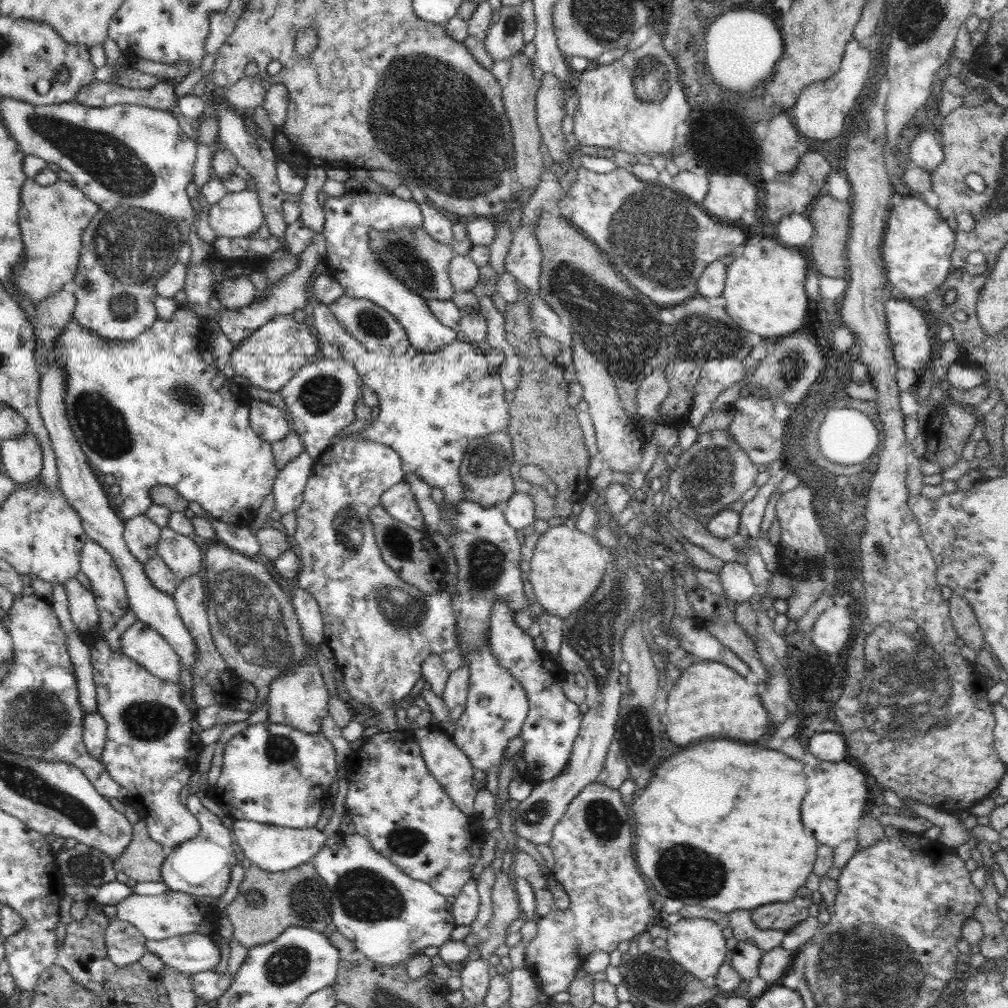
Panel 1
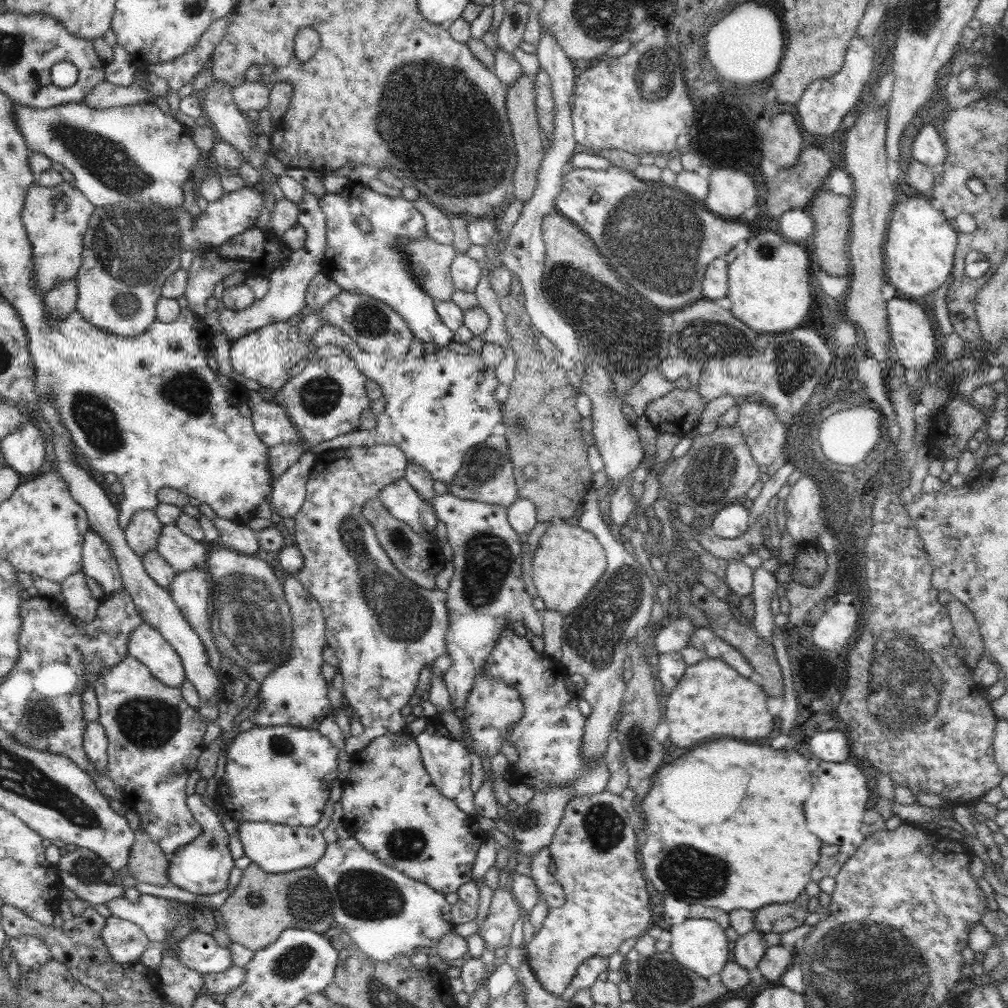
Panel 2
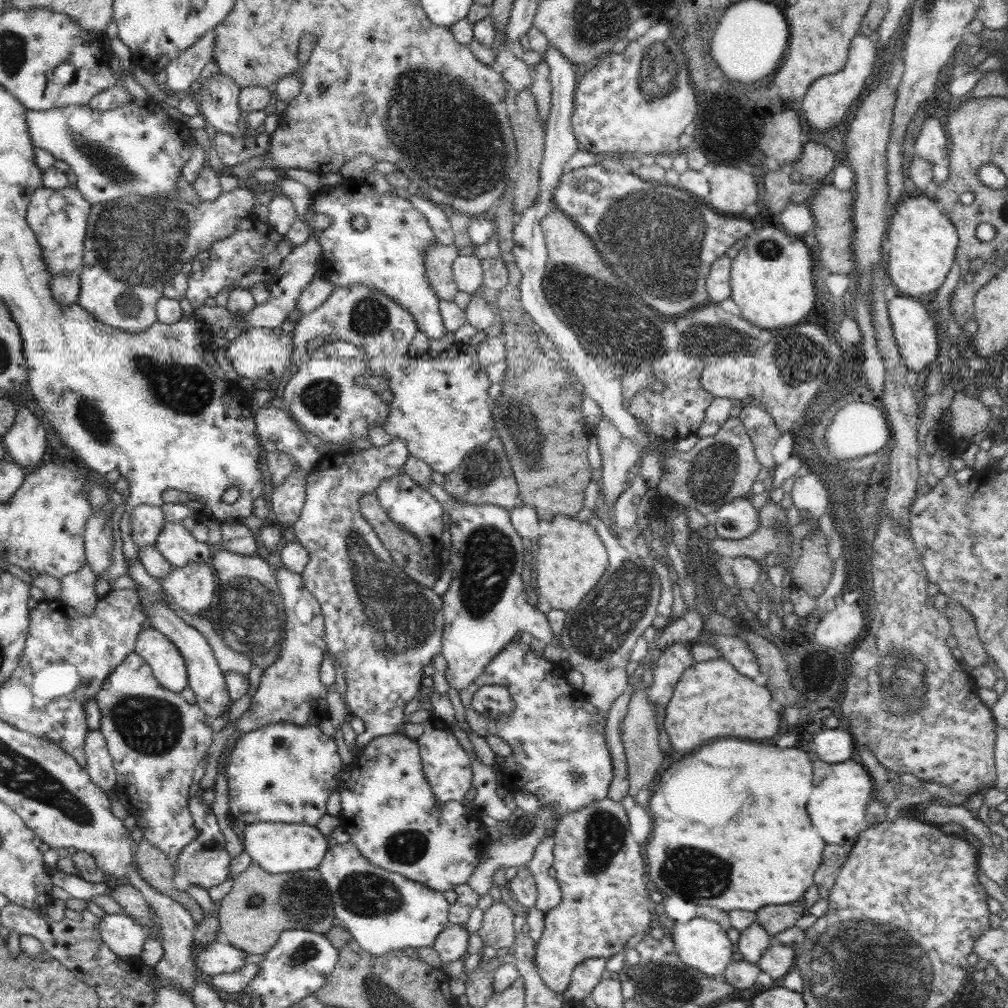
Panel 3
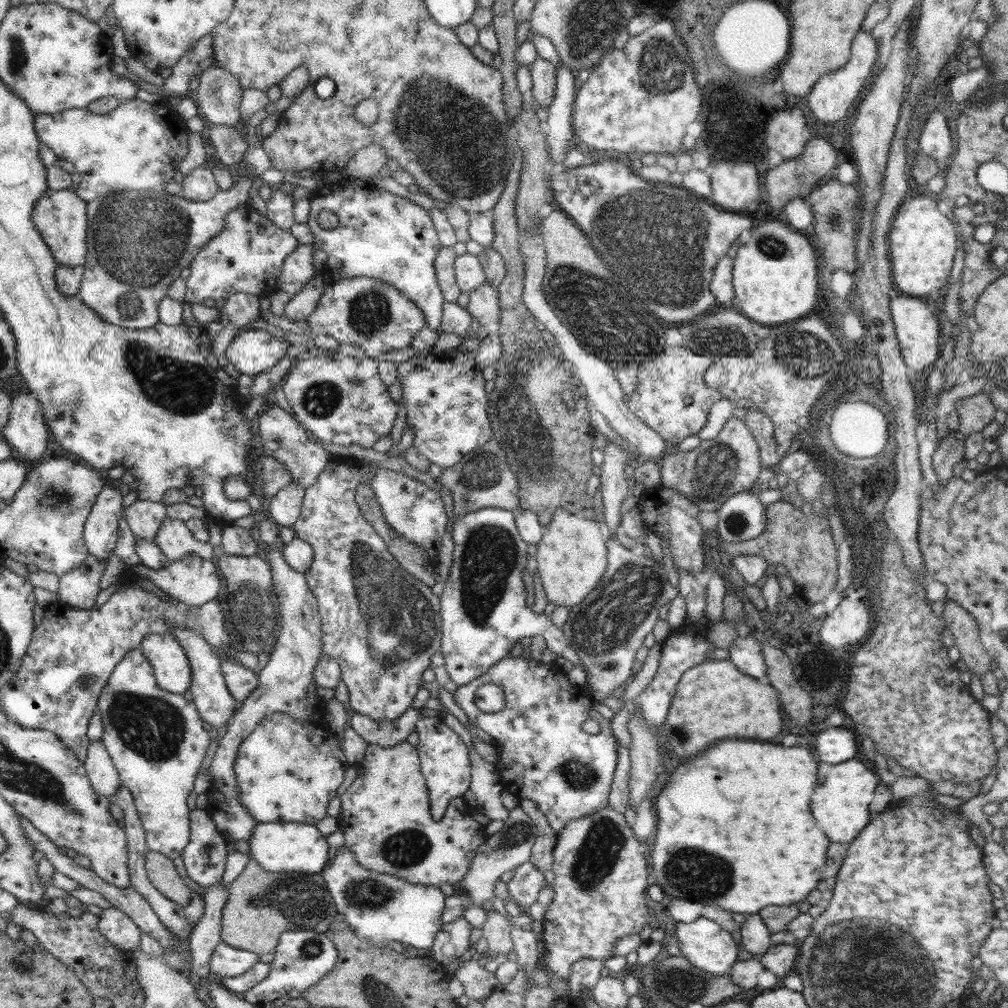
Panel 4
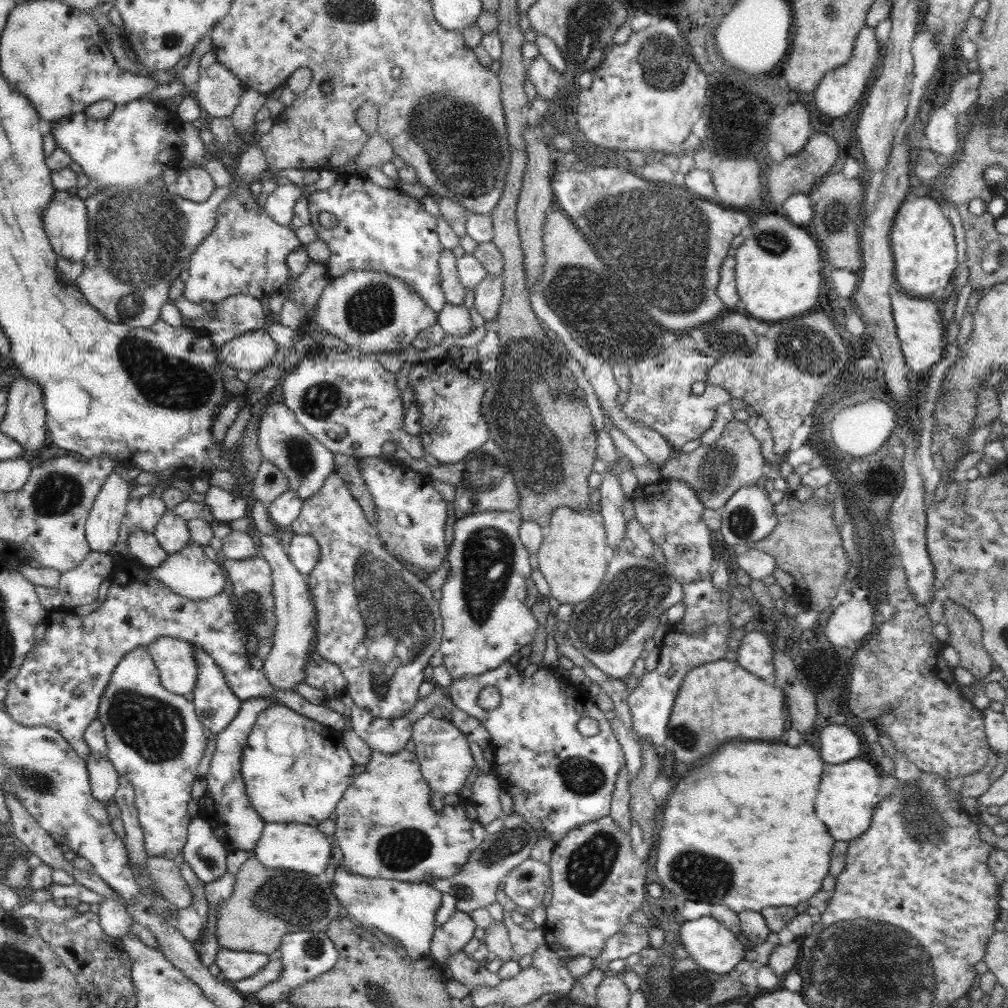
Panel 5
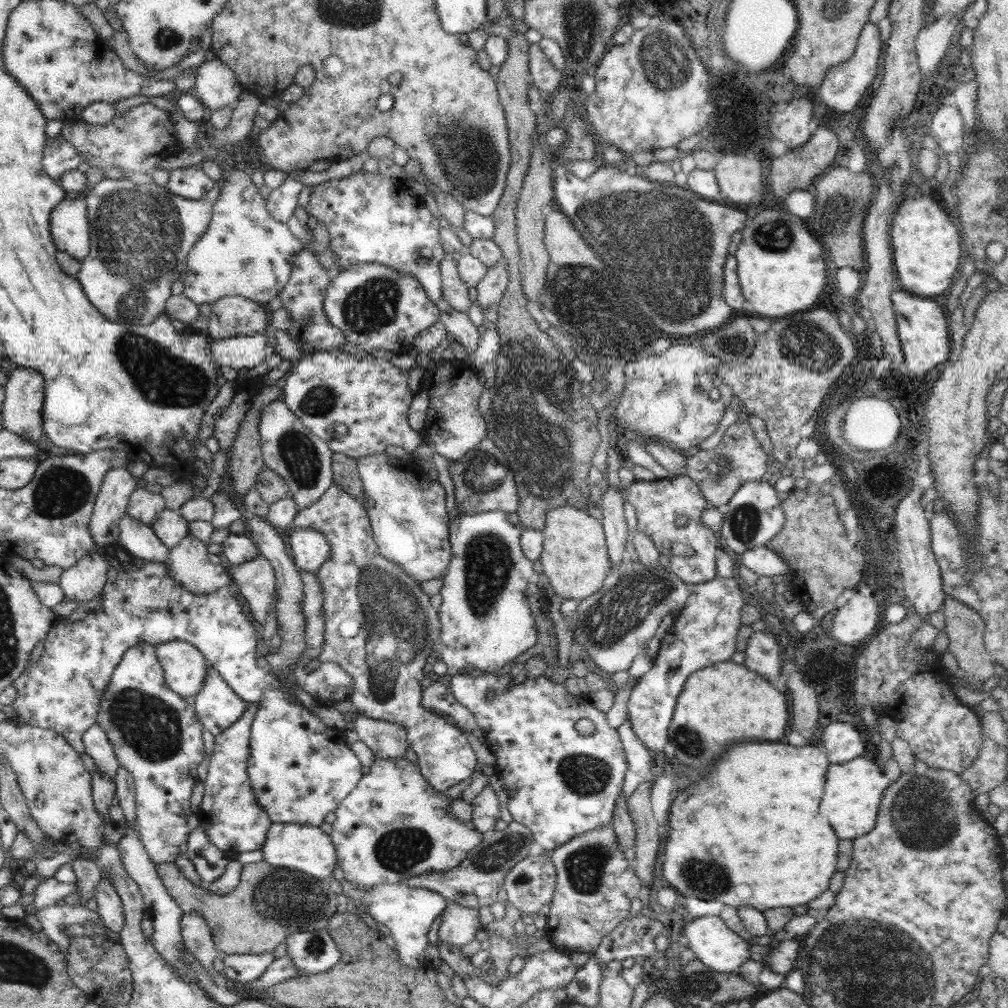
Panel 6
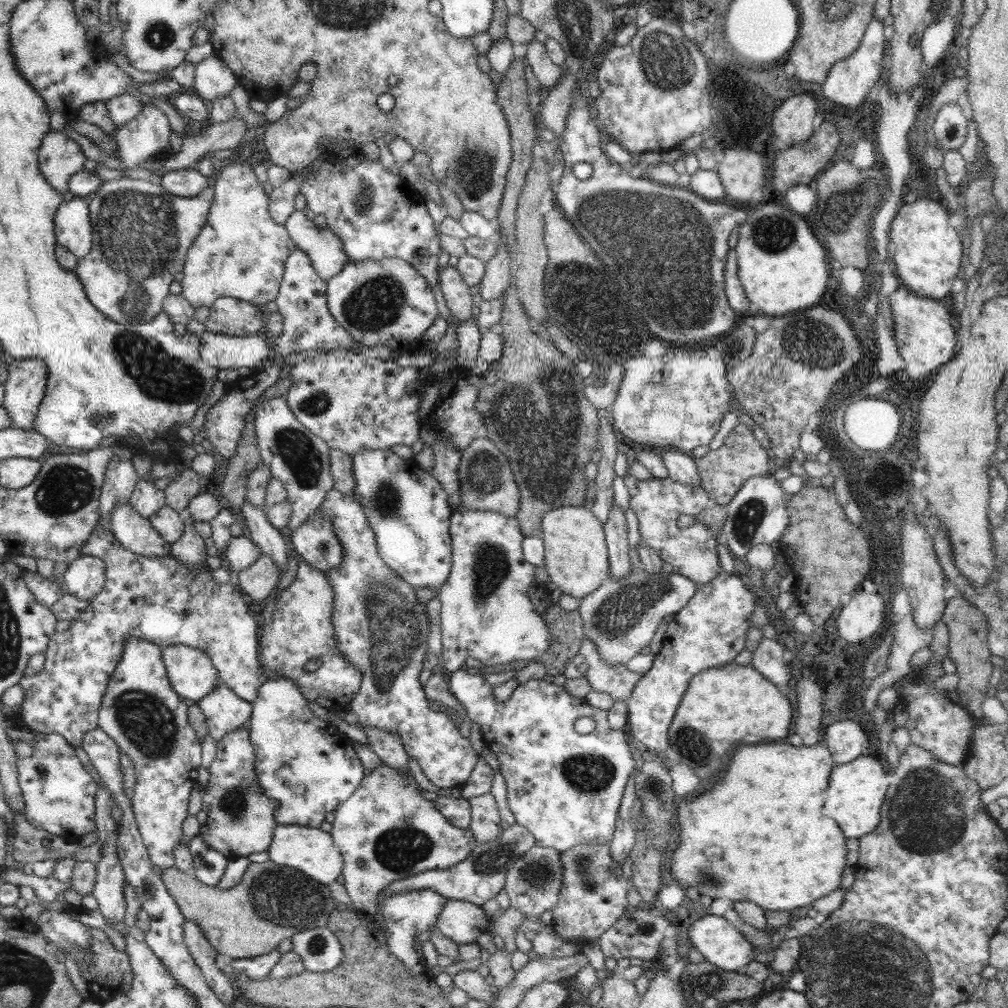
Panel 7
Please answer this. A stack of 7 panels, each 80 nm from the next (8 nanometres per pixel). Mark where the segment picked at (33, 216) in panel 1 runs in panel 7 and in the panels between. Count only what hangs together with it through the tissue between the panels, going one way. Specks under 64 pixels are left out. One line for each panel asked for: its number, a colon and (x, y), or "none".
2: (56, 218)
3: (59, 218)
4: (60, 216)
5: (65, 221)
6: (69, 227)
7: (73, 230)

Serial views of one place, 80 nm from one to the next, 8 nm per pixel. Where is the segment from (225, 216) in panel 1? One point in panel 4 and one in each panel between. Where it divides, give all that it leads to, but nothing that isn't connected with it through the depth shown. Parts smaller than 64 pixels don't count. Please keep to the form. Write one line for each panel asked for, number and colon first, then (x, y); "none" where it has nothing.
2: (129, 250)
3: (156, 235)
4: (124, 279)

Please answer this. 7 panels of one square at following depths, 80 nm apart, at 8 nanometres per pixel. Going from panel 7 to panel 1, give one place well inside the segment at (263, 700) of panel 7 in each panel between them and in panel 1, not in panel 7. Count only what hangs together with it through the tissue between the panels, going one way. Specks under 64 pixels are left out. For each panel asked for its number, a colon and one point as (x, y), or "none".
1: (272, 773)
2: (278, 774)
3: (282, 773)
4: (288, 770)
5: (295, 770)
6: (300, 769)

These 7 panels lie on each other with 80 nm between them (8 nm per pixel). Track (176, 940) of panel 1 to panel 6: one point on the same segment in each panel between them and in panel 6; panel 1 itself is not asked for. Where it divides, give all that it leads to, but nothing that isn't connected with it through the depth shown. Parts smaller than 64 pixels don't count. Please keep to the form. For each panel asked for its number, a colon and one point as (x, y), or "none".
2: (200, 951)
3: (219, 957)
4: (226, 961)
5: (234, 965)
6: (238, 968)

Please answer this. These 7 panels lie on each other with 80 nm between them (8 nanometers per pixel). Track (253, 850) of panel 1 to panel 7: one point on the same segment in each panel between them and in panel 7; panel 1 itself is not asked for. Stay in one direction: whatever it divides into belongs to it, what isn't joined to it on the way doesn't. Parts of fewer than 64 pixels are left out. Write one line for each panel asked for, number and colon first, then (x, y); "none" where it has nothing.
2: (276, 848)
3: (278, 848)
4: (276, 847)
5: (295, 846)
6: (308, 849)
7: (312, 851)

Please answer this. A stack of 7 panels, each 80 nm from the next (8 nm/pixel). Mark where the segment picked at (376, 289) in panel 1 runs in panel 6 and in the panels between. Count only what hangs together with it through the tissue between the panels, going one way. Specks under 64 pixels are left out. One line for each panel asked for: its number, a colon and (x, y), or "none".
2: (371, 263)
3: (389, 255)
4: (390, 238)
5: (378, 229)
6: (369, 217)

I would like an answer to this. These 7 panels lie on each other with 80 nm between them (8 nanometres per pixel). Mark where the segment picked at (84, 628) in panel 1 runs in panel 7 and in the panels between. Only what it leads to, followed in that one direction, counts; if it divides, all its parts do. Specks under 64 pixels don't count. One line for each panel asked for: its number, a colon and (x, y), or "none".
2: (81, 604)
3: (78, 590)
4: (79, 588)
5: (79, 586)
6: (84, 581)
7: (85, 578)

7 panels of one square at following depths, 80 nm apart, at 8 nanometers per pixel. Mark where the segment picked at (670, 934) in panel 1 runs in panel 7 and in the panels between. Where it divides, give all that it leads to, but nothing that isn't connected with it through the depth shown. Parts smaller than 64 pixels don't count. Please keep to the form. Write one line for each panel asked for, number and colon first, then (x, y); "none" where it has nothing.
2: (699, 944)
3: (700, 943)
4: (704, 943)
5: (713, 946)
6: (714, 943)
7: (721, 944)

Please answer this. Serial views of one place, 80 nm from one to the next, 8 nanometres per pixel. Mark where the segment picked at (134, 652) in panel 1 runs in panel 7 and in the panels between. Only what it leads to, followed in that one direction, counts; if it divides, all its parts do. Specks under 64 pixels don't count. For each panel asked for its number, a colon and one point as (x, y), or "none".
2: (145, 644)
3: (167, 665)
4: (172, 672)
5: (175, 659)
6: (185, 668)
7: (191, 674)

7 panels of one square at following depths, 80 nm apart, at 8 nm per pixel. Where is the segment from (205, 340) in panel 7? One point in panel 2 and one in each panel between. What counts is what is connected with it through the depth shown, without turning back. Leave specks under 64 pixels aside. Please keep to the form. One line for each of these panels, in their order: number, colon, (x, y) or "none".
2: (264, 357)
3: (259, 353)
4: (251, 352)
5: (252, 351)
6: (248, 351)

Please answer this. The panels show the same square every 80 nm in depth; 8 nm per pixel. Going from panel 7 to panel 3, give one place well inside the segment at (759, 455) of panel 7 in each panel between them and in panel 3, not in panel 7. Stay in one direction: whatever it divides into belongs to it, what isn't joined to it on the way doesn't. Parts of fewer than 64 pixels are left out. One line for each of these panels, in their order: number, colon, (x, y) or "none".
3: (718, 468)
4: (708, 475)
5: (715, 472)
6: (719, 472)

